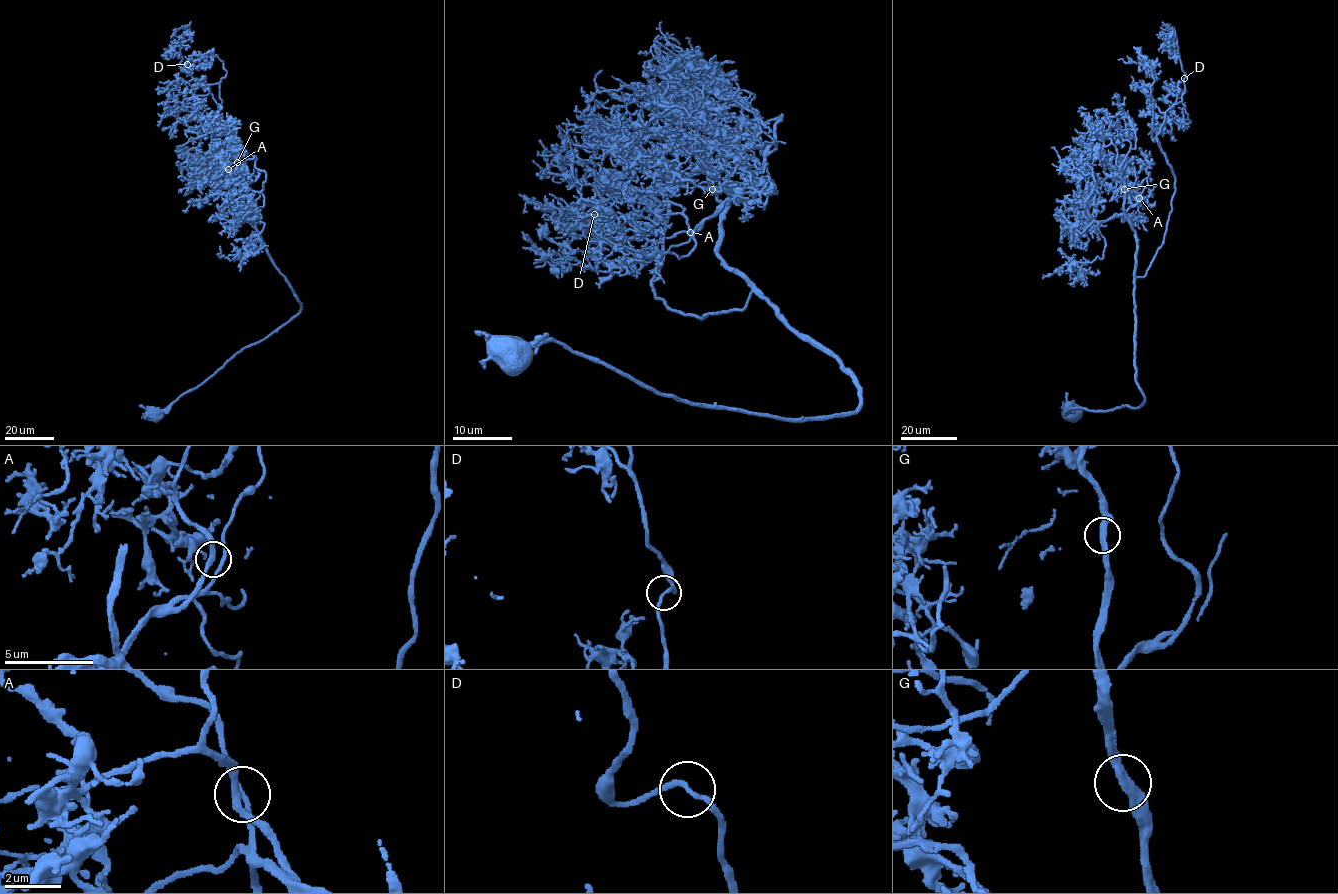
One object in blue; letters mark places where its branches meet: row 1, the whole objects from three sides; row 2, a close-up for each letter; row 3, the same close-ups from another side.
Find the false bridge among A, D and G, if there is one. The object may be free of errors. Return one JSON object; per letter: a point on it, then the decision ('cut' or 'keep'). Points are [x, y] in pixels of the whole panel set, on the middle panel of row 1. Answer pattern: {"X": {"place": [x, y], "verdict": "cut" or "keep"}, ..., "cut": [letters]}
{"A": {"place": [690, 232], "verdict": "keep"}, "D": {"place": [594, 214], "verdict": "keep"}, "G": {"place": [712, 189], "verdict": "keep"}, "cut": []}

